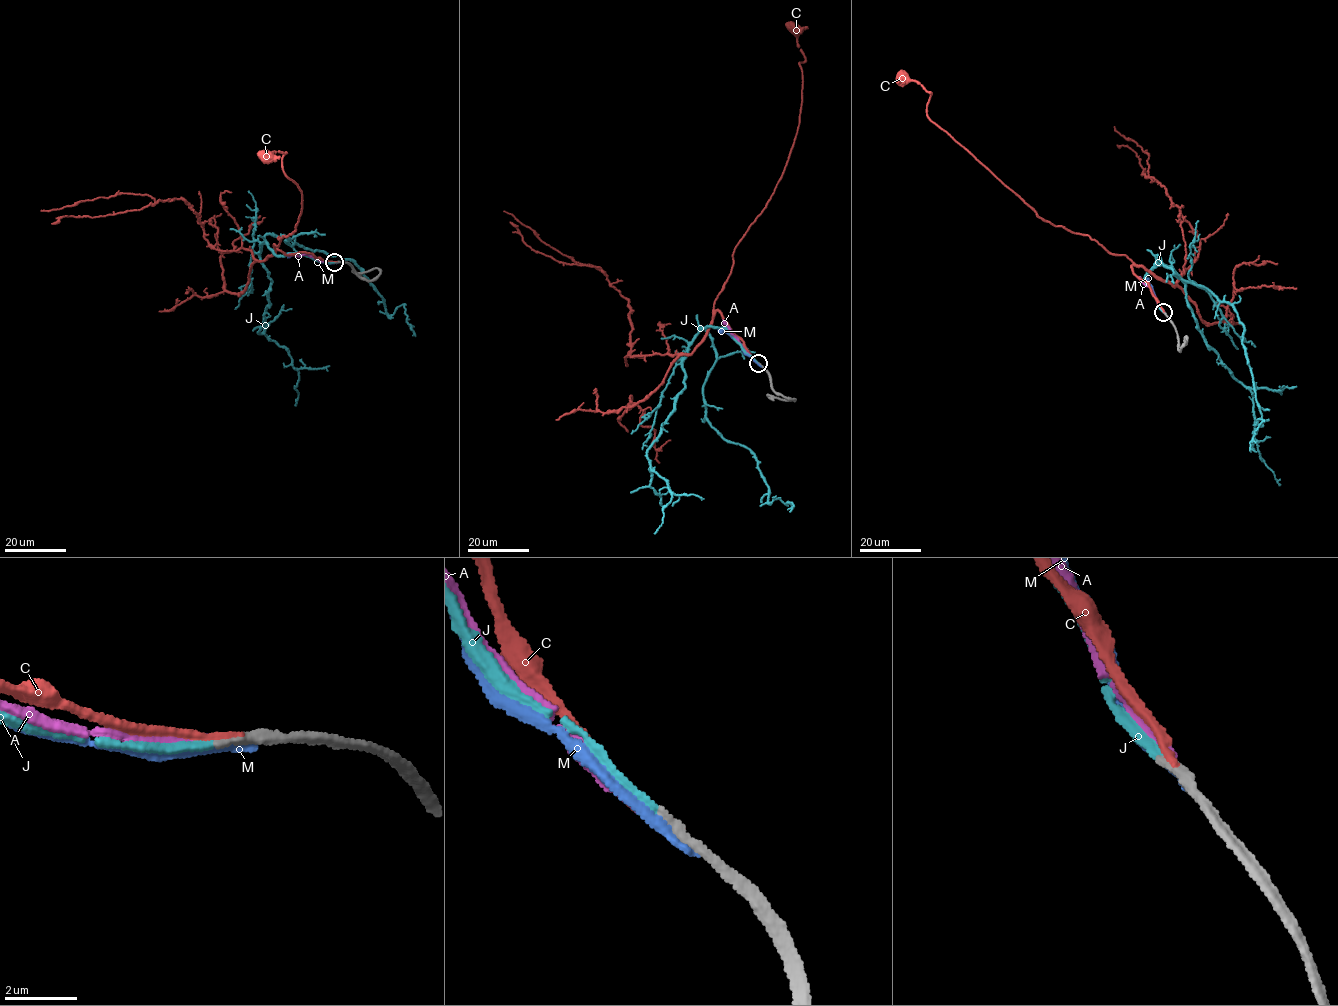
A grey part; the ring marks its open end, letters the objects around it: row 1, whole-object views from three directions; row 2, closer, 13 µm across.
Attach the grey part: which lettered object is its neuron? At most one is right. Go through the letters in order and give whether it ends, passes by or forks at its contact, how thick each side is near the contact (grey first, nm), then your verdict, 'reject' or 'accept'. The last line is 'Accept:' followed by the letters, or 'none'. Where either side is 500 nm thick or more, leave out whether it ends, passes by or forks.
A: it ends | 300/190 nm | reject
C: it ends | 360/200 nm | reject
J: it ends | 280/280 nm | accept
M: it ends | 400/280 nm | reject
Accept: J

